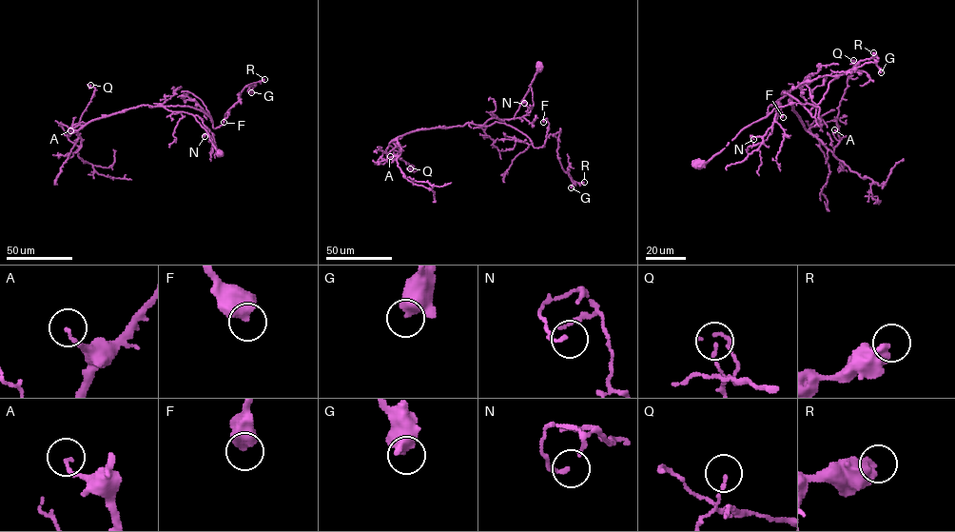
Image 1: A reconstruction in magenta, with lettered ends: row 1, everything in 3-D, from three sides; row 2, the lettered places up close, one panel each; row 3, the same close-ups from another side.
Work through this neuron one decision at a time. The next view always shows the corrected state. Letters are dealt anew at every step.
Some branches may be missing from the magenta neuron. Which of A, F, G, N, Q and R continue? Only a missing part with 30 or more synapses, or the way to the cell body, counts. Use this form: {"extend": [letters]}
{"extend": []}

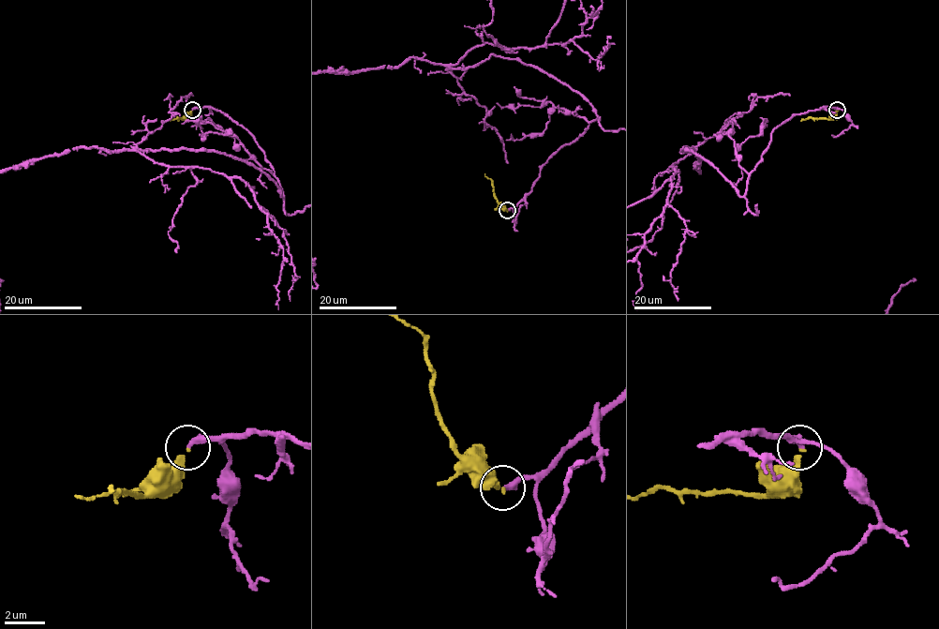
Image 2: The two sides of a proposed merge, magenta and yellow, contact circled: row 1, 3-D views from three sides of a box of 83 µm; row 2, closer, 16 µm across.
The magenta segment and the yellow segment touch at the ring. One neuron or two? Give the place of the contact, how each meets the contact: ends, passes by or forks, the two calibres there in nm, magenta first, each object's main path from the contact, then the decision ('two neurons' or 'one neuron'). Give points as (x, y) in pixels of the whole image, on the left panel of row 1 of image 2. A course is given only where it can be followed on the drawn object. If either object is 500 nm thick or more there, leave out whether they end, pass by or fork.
place (192, 110); magenta ends; yellow ends; calibres 320 and 280 nm; course yellow (192, 110), (184, 119), (170, 121); one neuron

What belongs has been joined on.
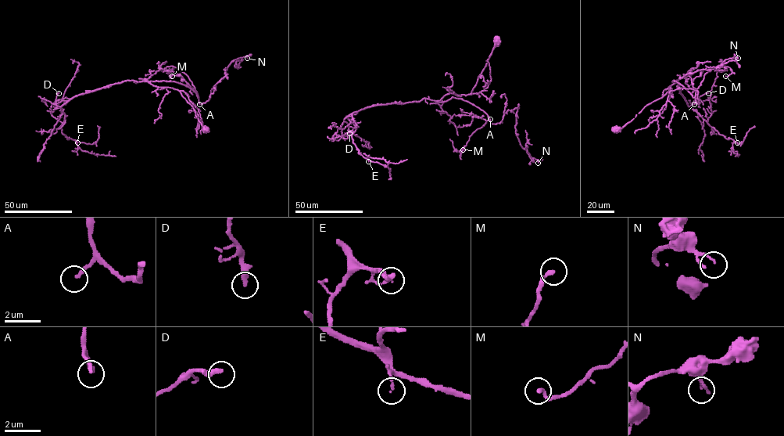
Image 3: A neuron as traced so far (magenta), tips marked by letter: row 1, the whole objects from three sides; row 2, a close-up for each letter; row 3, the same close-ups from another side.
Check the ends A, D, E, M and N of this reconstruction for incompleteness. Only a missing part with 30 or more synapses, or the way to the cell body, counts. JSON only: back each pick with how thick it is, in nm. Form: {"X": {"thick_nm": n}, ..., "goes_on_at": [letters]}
{"A": {"thick_nm": 180}, "D": {"thick_nm": 360}, "goes_on_at": ["A", "D"]}

